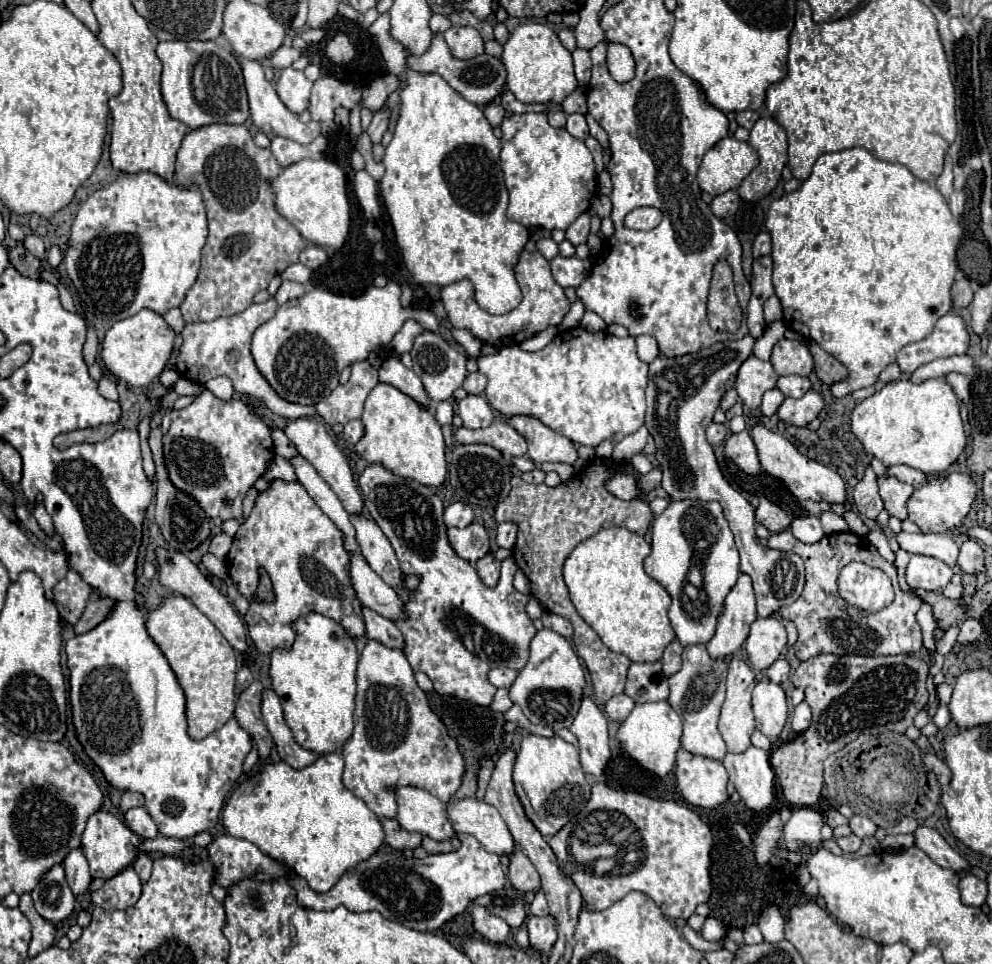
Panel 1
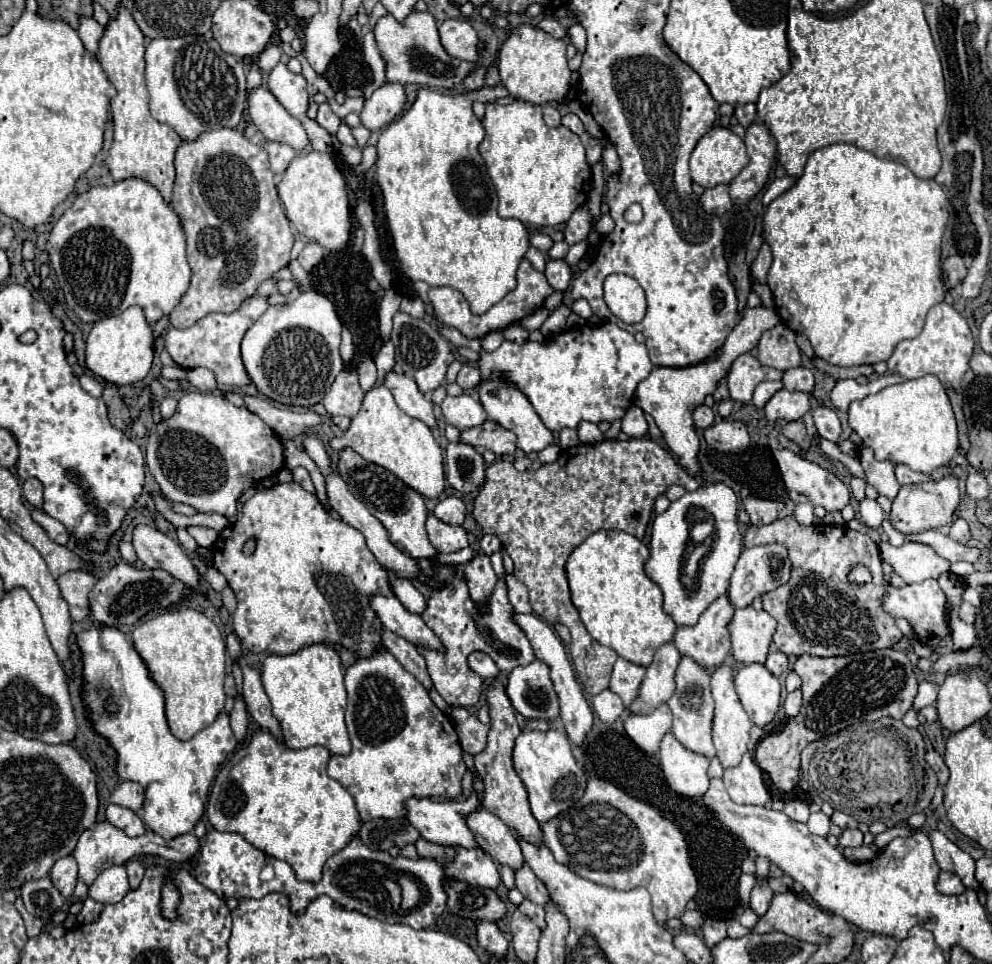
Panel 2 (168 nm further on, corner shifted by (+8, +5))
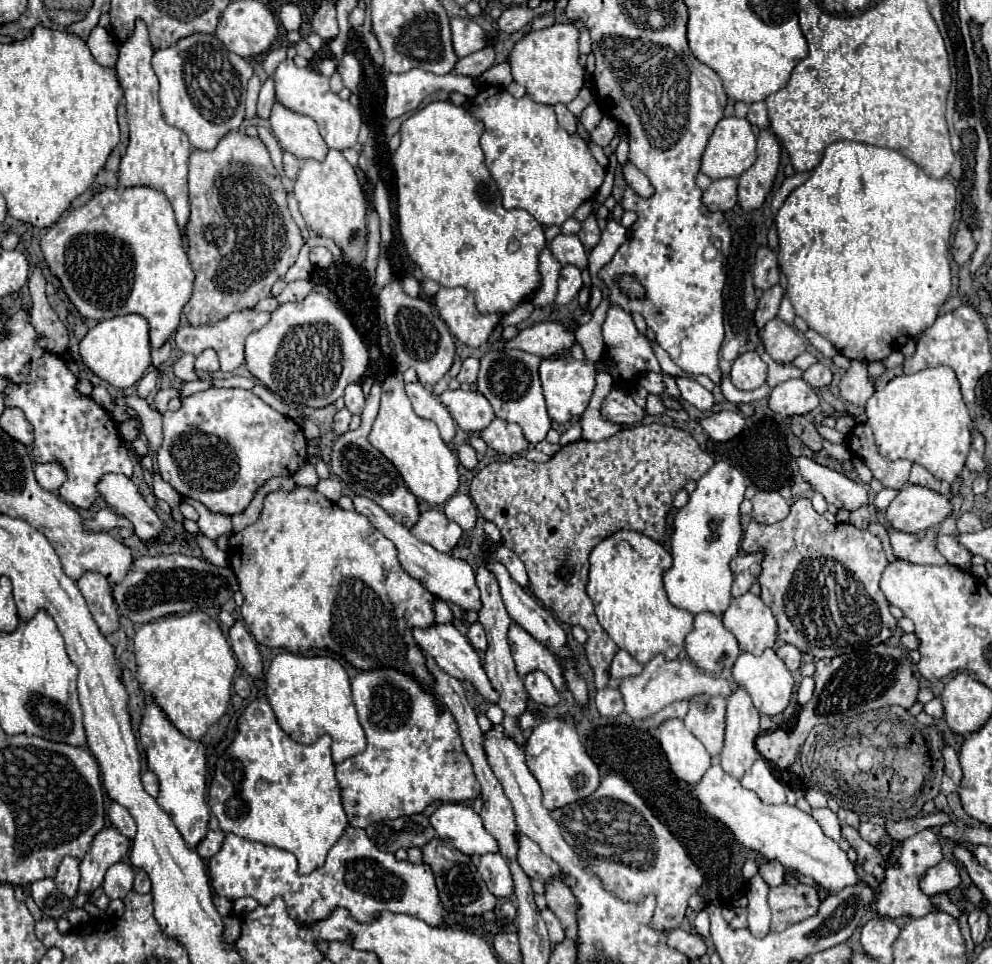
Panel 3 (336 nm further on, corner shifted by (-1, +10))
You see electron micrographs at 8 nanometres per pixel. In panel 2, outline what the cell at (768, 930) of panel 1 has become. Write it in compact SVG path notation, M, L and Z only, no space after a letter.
M759 881L755 885L755 889L751 891L751 899L749 899L749 907L755 911L757 917L763 917L767 913L767 907L773 899L773 891L769 889L767 881Z

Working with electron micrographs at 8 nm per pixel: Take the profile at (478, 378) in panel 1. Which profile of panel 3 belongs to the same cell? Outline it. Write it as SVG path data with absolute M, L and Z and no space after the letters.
M466 358L466 360L462 362L462 368L460 368L456 380L458 380L460 384L462 384L462 382L474 384L476 378L478 378L478 366L480 366L480 362L478 362L476 358Z

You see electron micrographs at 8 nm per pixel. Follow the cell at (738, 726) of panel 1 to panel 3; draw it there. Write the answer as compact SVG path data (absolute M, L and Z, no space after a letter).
M734 686L734 692L728 696L726 708L726 740L720 754L722 768L732 778L740 780L744 772L760 758L756 750L756 736L760 734L760 714L754 708L750 696L744 688Z

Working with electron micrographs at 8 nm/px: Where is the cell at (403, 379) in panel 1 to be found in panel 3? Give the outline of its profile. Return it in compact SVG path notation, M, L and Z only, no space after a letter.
M414 382L414 384L406 384L406 394L412 402L412 408L414 412L420 416L420 418L428 418L428 420L434 420L438 430L440 430L440 436L446 444L452 442L454 438L454 420L448 412L448 408L430 392L430 388L422 386L420 382Z

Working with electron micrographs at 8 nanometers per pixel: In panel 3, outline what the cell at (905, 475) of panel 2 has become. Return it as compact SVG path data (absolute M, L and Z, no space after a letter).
M914 464L912 466L912 472L910 472L910 480L908 482L910 484L918 484L918 486L926 486L930 490L940 492L940 482L924 466L920 466L920 464Z

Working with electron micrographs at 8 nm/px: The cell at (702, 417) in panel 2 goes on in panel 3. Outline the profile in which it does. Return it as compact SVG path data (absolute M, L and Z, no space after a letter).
M678 376L676 384L682 392L682 400L690 402L692 406L696 406L698 410L710 410L714 404L714 396L712 392L708 392L704 386L700 386L694 378L686 378L686 376Z

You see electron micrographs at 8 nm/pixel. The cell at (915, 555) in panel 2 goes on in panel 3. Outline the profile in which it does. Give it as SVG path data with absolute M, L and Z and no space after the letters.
M938 534L938 550L940 554L956 566L970 566L972 562L972 554L960 546L960 542L956 542L956 536L946 536L946 534Z

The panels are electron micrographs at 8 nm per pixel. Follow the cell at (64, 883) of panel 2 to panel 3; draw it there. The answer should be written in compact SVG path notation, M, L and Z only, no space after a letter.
M66 856L54 876L56 888L66 894L68 898L74 898L78 892L78 882L80 882L80 870L78 870L78 860L72 856Z

